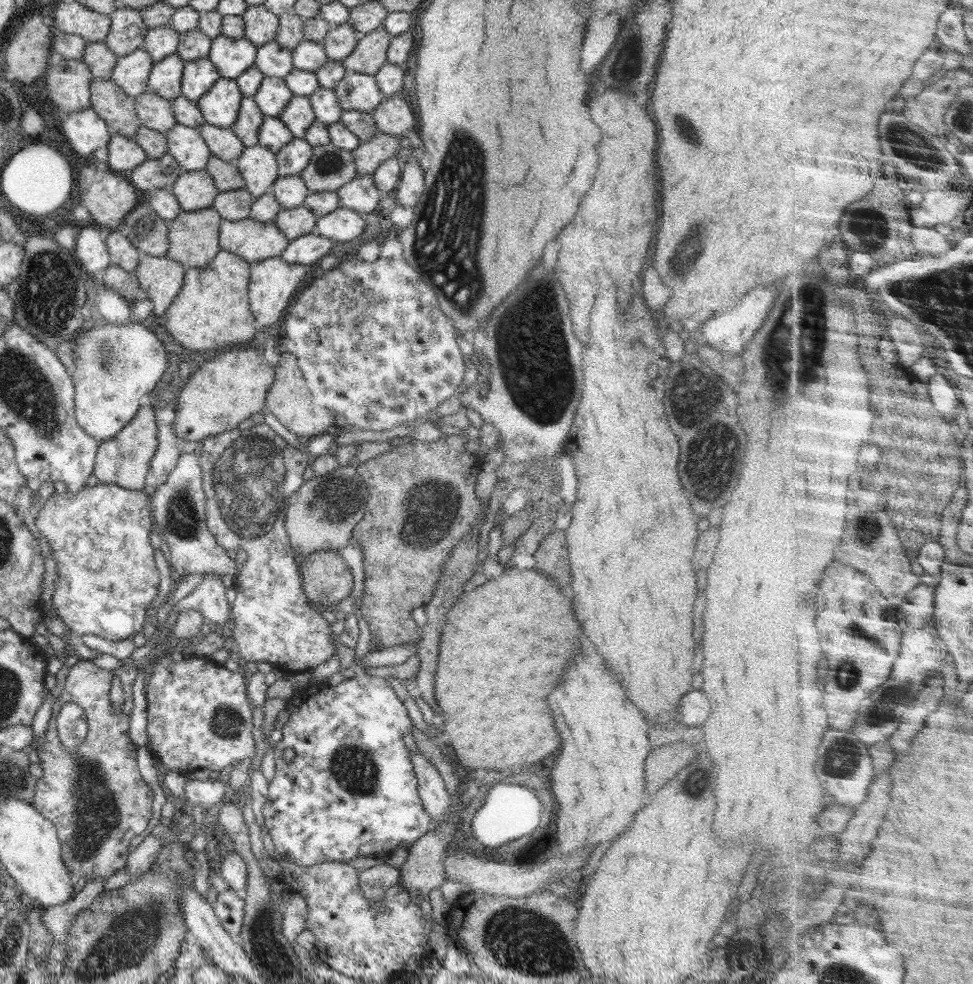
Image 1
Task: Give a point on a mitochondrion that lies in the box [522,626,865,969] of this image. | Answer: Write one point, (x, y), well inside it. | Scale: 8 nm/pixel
(839, 765)

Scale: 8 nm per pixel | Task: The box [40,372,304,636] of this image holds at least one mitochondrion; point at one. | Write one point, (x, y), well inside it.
(249, 478)

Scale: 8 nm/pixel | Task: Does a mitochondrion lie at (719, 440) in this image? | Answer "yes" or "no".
yes

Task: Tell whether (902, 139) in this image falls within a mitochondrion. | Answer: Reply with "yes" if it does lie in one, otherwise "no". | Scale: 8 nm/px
yes

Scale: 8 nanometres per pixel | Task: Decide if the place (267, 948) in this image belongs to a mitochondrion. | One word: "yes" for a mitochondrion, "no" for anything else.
yes

